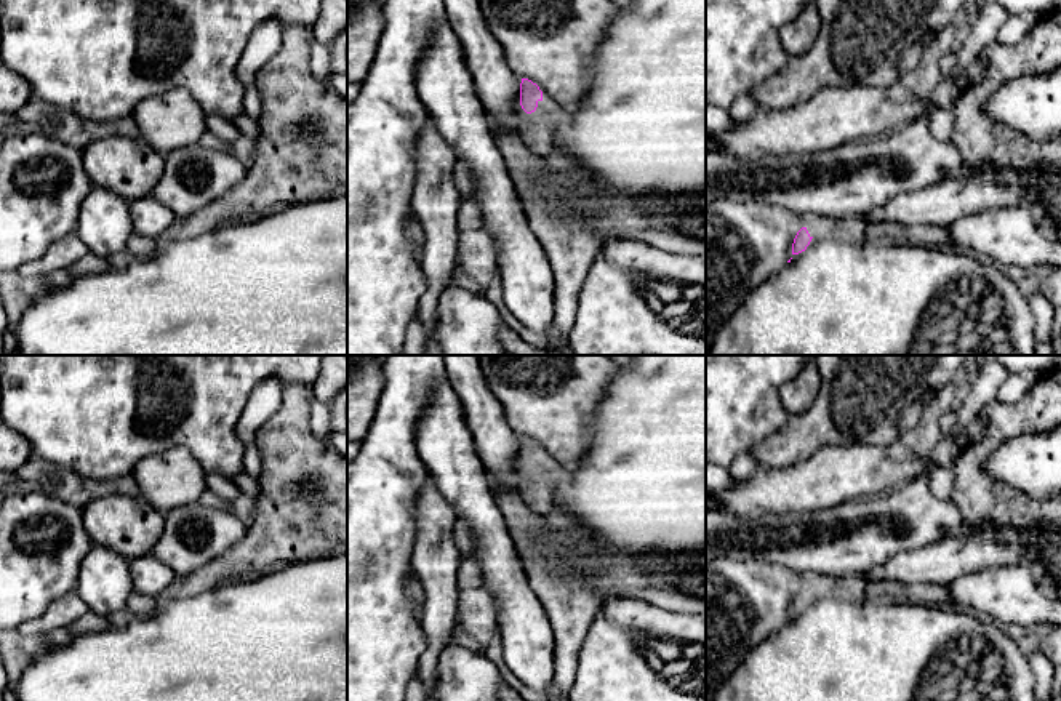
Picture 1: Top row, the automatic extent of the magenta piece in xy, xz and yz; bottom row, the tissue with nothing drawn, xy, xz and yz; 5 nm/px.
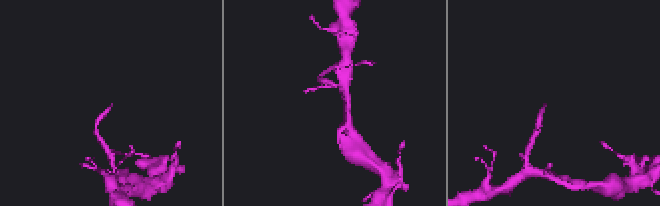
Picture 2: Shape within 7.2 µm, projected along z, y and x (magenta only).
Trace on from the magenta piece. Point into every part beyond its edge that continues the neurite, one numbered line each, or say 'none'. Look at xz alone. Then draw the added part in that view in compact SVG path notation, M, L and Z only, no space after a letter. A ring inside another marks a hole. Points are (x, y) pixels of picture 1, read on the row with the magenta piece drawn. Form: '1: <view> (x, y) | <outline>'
1: xz (536, 132) | M544 110L526 114L522 123L523 142L538 155L546 157L554 152L552 125L547 123Z

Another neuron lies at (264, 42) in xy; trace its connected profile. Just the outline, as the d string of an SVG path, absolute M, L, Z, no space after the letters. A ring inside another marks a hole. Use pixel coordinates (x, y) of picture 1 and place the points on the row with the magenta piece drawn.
M267 19L253 30L237 66L238 82L248 88L256 74L277 54L283 38L283 27L277 19Z

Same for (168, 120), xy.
M182 88L141 99L131 117L139 138L163 157L198 142L206 130L206 115Z

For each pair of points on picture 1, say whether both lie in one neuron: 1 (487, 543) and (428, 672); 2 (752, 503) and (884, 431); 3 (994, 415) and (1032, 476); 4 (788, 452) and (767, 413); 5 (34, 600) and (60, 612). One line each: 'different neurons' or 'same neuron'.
1: different neurons
2: different neurons
3: different neurons
4: different neurons
5: different neurons

